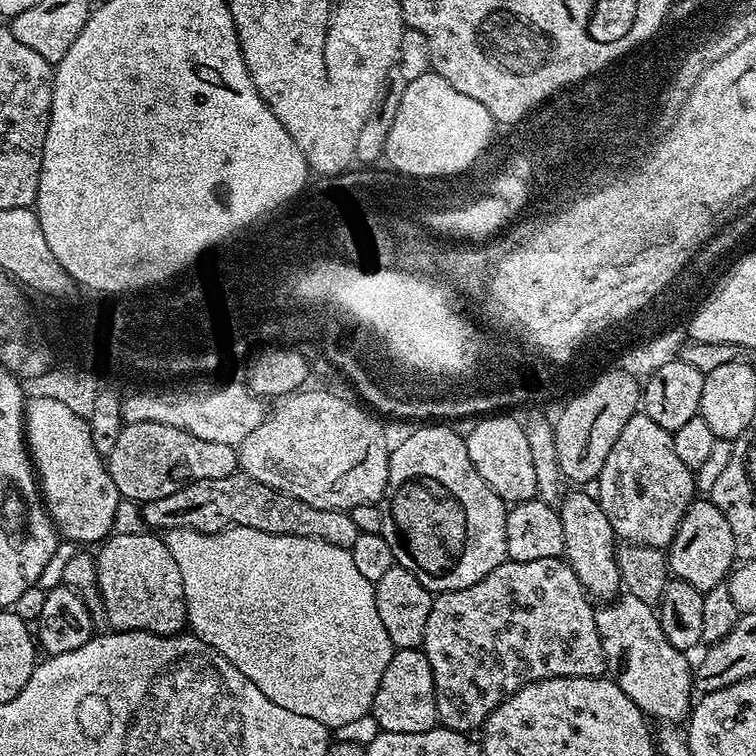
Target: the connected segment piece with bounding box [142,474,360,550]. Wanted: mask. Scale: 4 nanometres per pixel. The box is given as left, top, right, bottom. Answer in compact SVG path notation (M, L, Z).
M243 474L194 480L174 490L174 494L166 494L166 498L147 501L143 505L142 515L145 525L152 530L189 528L199 532L220 532L224 528L246 526L266 534L318 538L322 542L330 542L330 546L349 550L354 546L354 538L358 538L360 533L358 526L354 526L351 511L339 508L322 510L318 506L310 506Z

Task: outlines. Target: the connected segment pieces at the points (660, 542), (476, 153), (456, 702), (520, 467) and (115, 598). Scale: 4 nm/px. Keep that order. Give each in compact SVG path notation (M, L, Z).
M643 414L632 416L630 422L626 422L626 426L622 426L622 434L618 434L618 442L614 442L614 446L610 450L610 458L606 458L606 462L600 471L598 477L598 485L599 484L600 492L598 491L598 499L600 505L606 514L606 518L610 518L610 526L616 531L617 537L619 537L621 541L629 544L641 544L642 546L650 546L651 548L667 549L668 545L671 544L672 539L674 538L674 534L678 530L678 526L682 522L682 518L686 514L686 510L698 496L696 478L693 469L688 468L686 462L682 462L682 458L678 458L678 454L674 454L672 433L667 432L662 426L658 426L658 422L654 422L649 416Z
M429 70L422 78L408 81L406 94L402 94L402 106L398 106L394 126L390 128L384 156L396 172L408 177L459 177L493 147L496 128L498 122L482 102L458 94L446 78Z
M558 556L538 558L538 562L518 562L517 560L507 559L494 570L490 570L490 574L486 574L486 578L482 578L482 582L474 582L474 586L466 586L462 590L439 593L430 606L430 618L426 618L426 634L424 635L422 650L430 662L430 670L434 674L436 714L439 723L450 730L465 734L472 734L475 728L476 731L483 729L485 722L488 720L488 715L506 697L514 695L523 684L533 684L536 680L545 680L546 678L604 676L606 672L602 642L598 638L596 608L588 593L584 591L582 582L578 582L578 578L569 566L568 561Z
M488 414L477 419L466 435L470 462L474 462L474 470L482 474L486 486L494 490L509 505L520 504L523 500L537 499L534 463L530 454L530 442L527 441L525 425L519 424L508 414Z
M148 530L134 534L112 534L98 549L100 552L95 553L96 590L98 600L104 603L104 616L108 619L109 629L117 632L153 632L159 636L175 636L185 631L188 611L182 586L182 570L159 535Z

